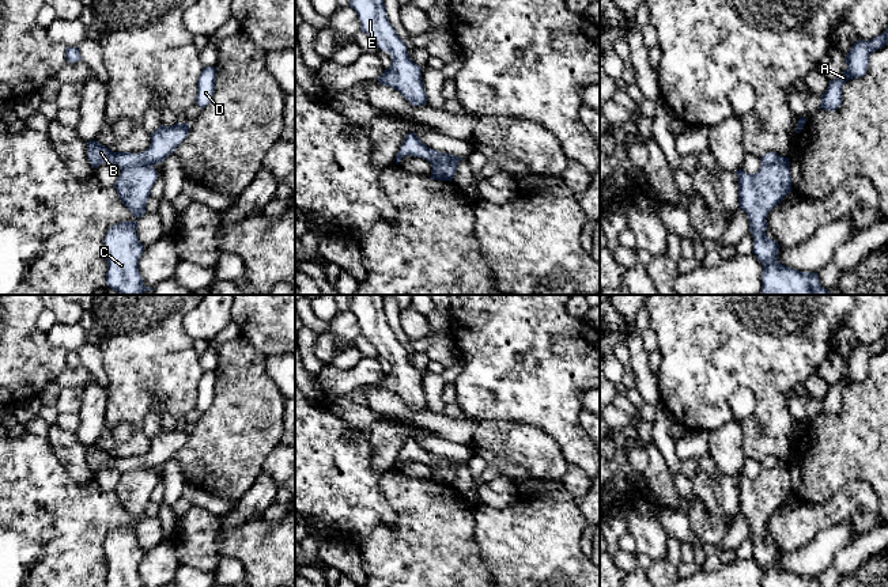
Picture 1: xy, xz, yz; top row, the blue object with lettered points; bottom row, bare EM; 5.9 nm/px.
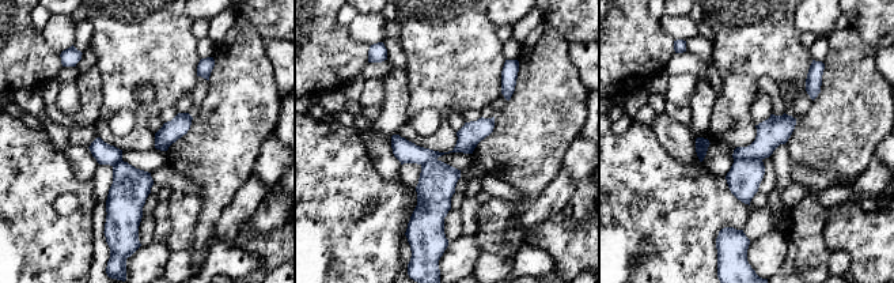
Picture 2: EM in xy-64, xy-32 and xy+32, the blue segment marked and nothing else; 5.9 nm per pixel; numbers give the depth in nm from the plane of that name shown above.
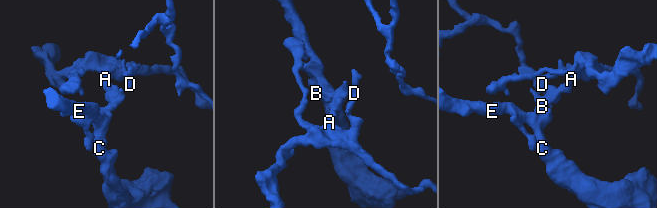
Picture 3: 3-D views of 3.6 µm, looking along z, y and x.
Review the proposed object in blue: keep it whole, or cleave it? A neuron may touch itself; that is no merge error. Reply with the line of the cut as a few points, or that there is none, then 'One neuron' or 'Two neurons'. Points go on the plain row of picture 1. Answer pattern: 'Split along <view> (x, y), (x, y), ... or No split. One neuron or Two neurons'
Split along xy (151, 469), (131, 469), (121, 474). Two neurons

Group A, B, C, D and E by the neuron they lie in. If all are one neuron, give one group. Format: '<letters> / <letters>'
A B D / C E

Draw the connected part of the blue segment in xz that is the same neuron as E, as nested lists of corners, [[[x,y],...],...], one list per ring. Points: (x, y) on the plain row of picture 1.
[[[351,295],[349,311],[358,318],[360,336],[392,360],[392,368],[377,383],[378,387],[397,394],[413,410],[424,409],[422,372],[409,363],[405,346],[388,323],[383,295]]]

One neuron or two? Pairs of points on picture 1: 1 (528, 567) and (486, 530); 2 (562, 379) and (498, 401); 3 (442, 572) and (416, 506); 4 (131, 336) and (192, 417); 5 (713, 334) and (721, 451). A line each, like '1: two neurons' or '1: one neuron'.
1: one neuron
2: one neuron
3: one neuron
4: two neurons
5: two neurons

